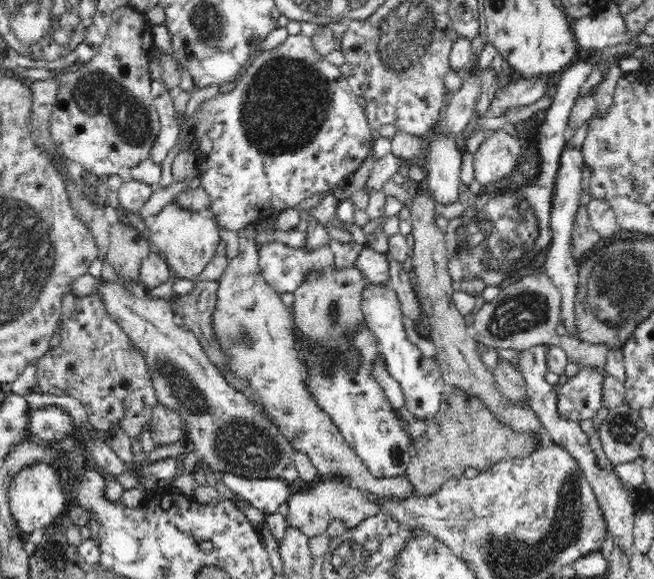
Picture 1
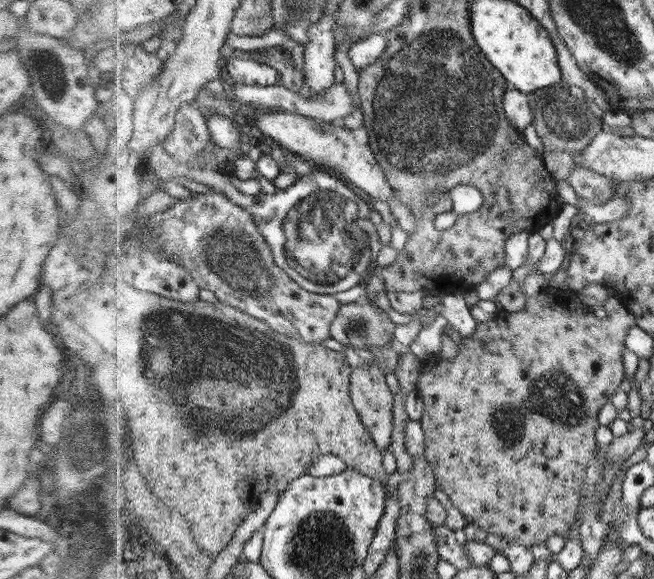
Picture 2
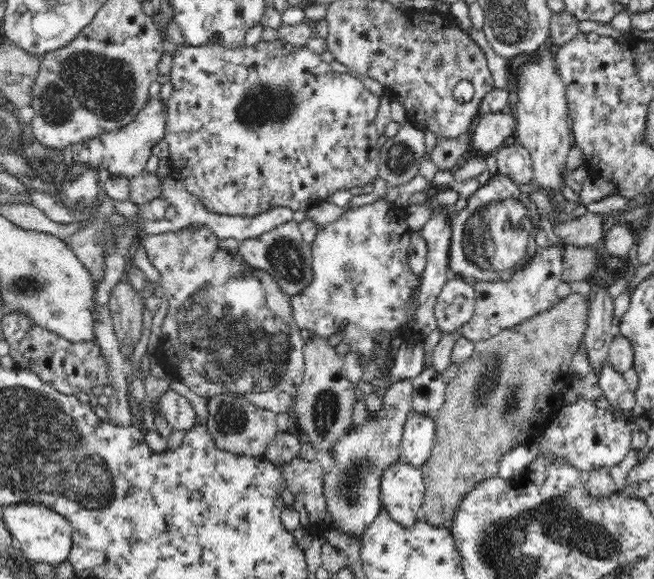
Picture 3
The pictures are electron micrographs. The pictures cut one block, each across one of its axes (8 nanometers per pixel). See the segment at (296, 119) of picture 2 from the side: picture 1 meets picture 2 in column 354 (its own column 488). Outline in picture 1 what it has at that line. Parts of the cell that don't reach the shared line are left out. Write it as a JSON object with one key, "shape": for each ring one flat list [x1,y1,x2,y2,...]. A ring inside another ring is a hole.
{"shape":[[511,128,486,132,472,159,473,178,482,186,508,175,517,164,520,155,518,135]]}

